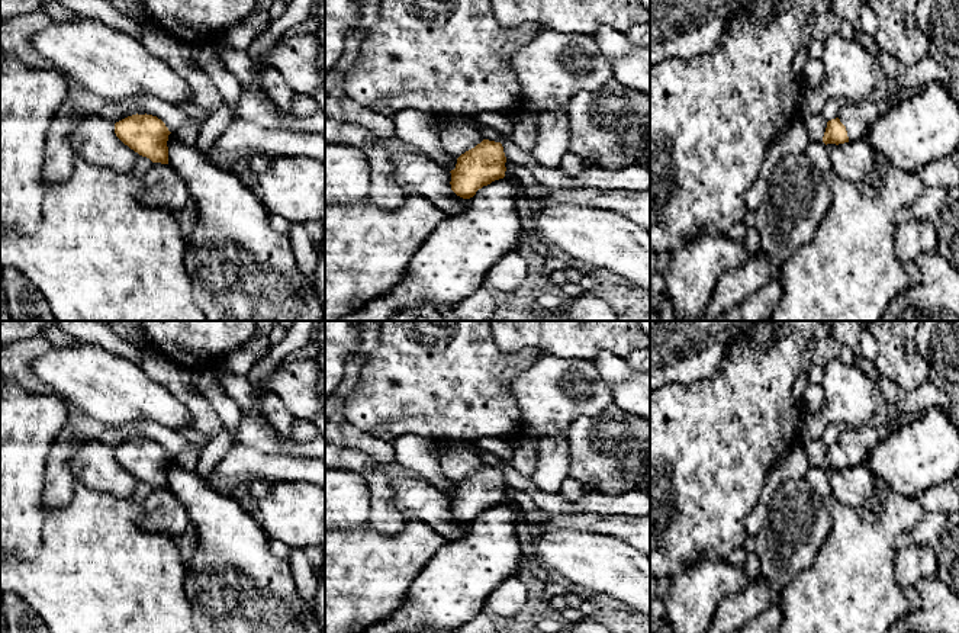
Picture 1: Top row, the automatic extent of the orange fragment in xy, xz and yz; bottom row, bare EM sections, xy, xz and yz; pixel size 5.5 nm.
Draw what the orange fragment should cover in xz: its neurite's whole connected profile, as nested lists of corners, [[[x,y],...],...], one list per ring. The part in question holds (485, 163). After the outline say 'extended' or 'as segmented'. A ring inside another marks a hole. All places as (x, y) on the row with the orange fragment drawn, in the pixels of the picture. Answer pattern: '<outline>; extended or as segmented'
[[[483,139],[457,158],[456,168],[450,171],[451,190],[463,199],[473,197],[483,186],[505,177],[505,163],[502,144]]]; as segmented

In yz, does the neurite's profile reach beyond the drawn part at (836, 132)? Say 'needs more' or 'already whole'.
needs more

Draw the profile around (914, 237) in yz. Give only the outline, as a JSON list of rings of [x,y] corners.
[[[939,218],[908,221],[895,231],[895,253],[904,266],[914,261],[924,251],[936,251],[940,237],[944,234]]]

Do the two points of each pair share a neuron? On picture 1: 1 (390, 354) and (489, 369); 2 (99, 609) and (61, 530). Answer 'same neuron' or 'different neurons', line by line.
1: same neuron
2: same neuron

